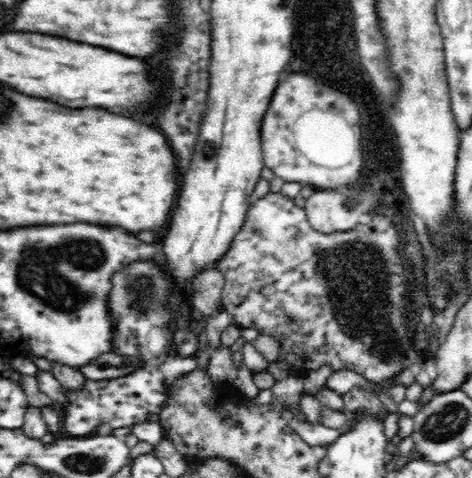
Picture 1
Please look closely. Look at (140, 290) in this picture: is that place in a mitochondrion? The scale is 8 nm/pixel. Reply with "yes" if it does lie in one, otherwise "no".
yes

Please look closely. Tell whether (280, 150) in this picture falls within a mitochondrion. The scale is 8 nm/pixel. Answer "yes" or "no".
no

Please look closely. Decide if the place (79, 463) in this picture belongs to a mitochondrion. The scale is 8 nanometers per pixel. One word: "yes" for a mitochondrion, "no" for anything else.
yes

